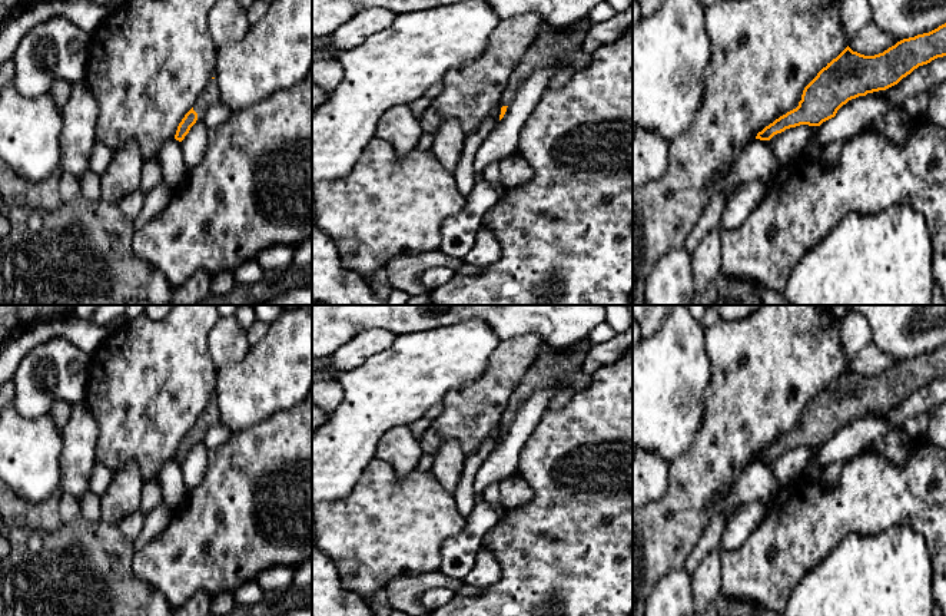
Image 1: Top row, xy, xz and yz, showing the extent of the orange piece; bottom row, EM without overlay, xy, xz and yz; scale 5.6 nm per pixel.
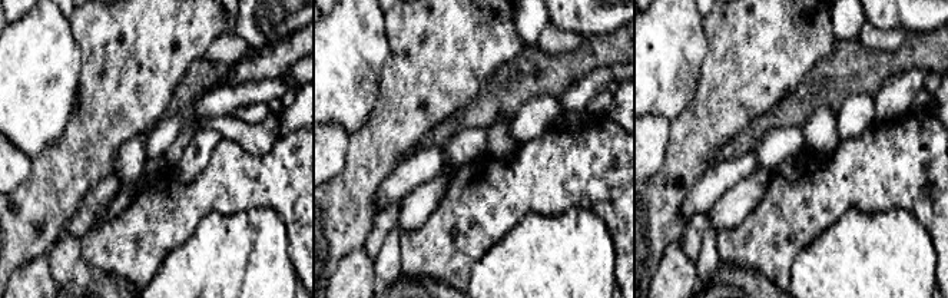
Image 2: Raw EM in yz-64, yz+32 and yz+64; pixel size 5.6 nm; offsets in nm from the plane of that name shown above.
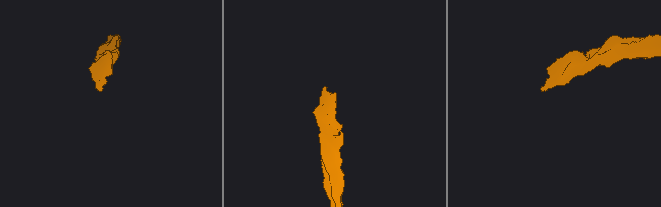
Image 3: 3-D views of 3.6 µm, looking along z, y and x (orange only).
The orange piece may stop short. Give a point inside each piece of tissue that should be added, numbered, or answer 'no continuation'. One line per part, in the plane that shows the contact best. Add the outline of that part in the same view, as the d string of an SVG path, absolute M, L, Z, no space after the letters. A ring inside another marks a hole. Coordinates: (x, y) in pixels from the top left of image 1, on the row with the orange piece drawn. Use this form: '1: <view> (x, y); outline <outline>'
1: xy (211, 95); outline M210 79L208 86L202 90L202 93L199 95L193 110L198 113L198 122L202 122L206 110L212 106L212 105L218 105L220 103L220 92L219 92L219 86L216 79Z

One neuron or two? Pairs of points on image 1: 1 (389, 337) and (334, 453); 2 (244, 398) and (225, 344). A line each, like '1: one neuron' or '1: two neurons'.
1: two neurons
2: two neurons

